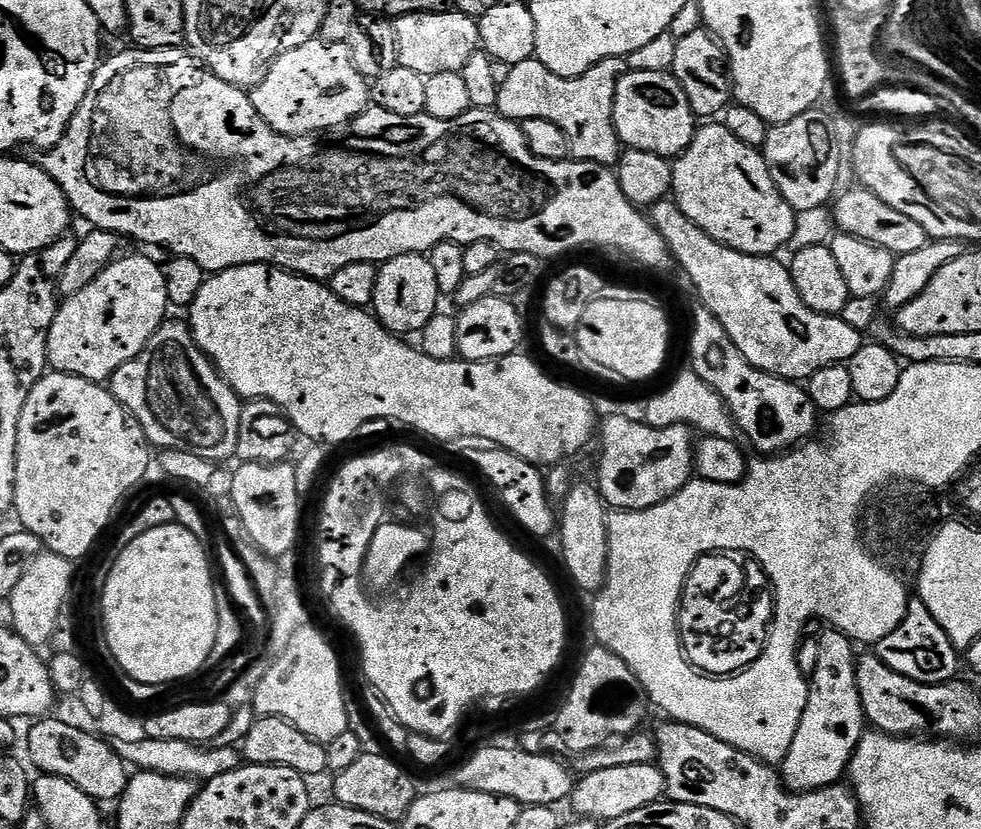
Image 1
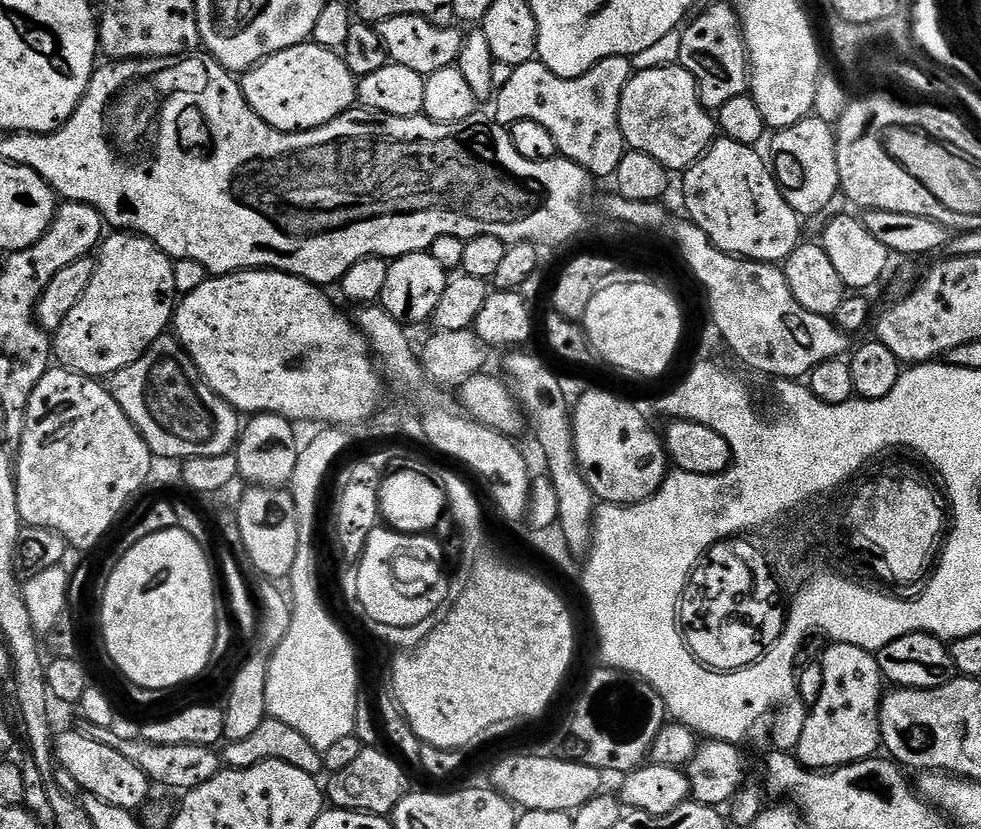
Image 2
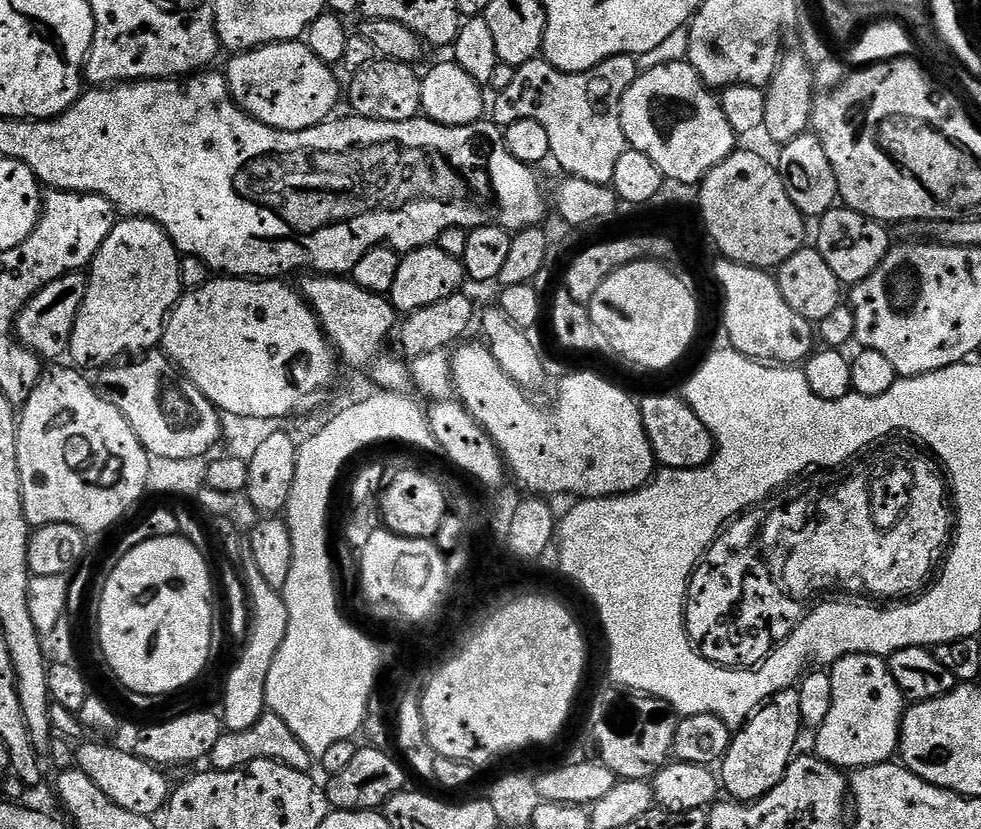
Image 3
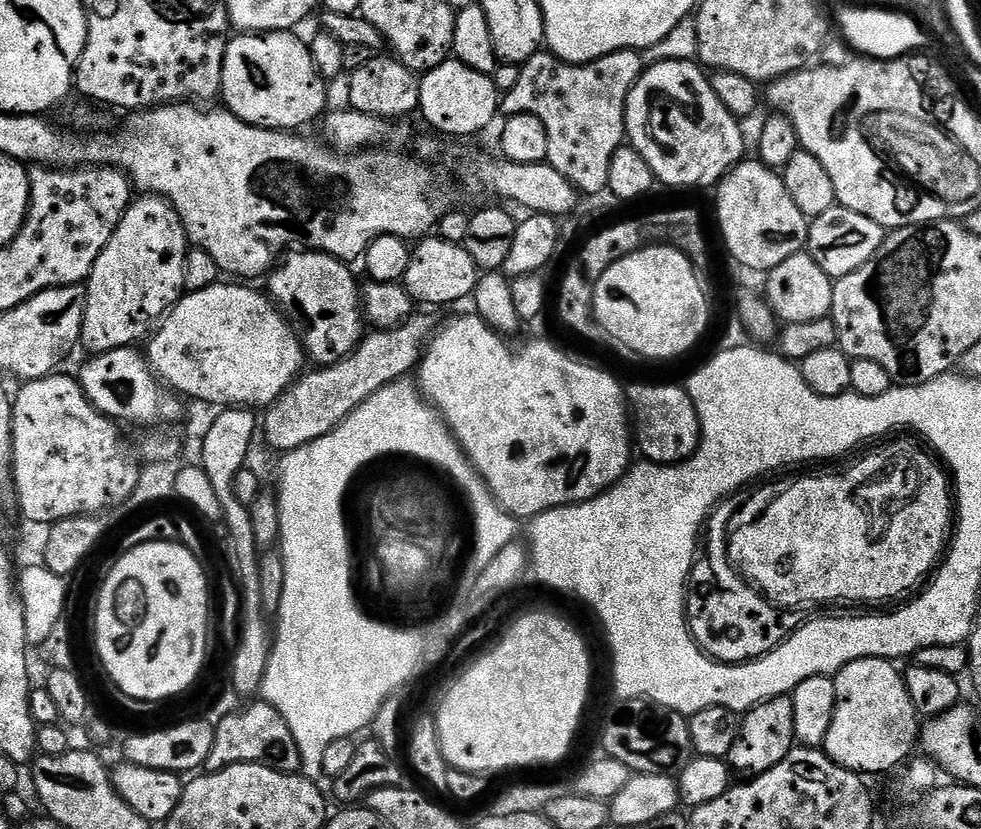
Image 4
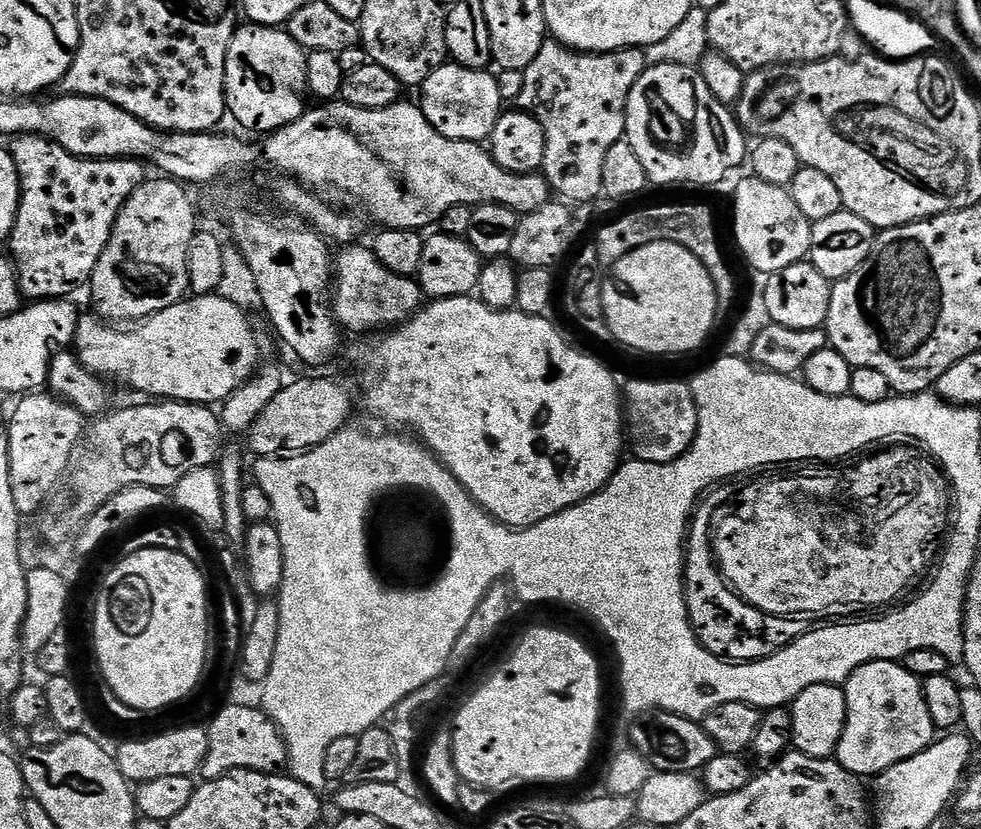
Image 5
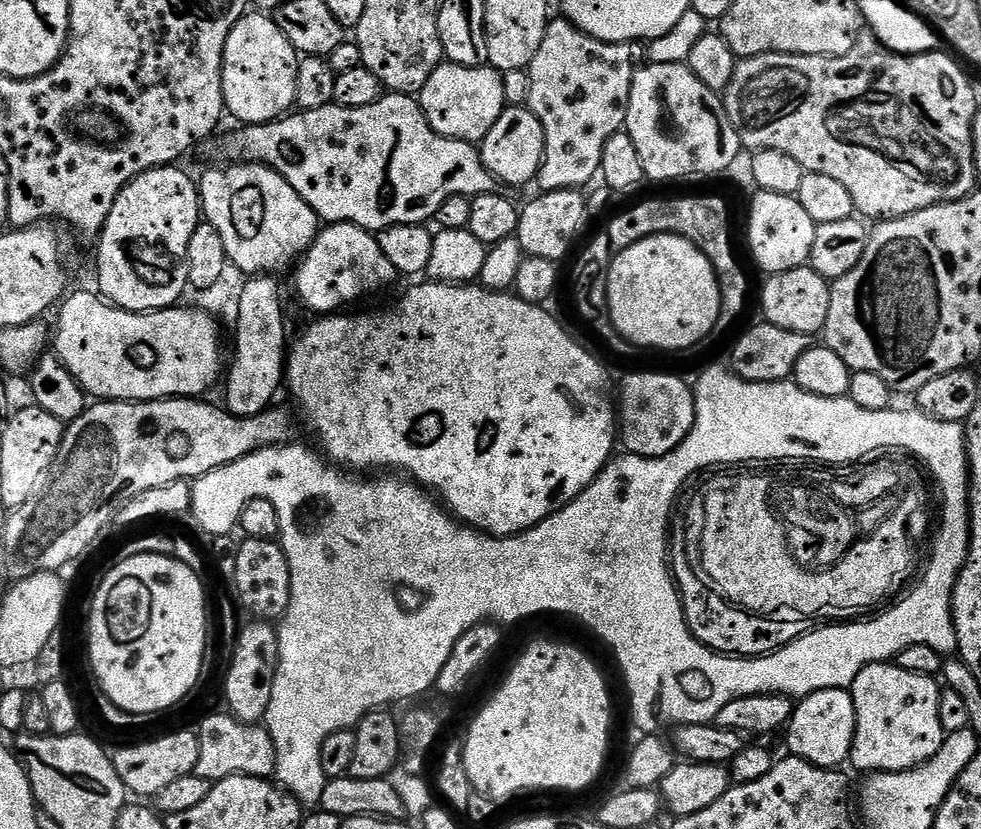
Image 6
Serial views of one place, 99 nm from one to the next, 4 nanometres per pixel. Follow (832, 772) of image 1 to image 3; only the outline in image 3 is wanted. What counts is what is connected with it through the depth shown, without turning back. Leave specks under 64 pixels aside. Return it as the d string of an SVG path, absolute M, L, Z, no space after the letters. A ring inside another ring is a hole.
M853 652L850 656L839 657L833 664L836 665L830 668L830 714L826 714L822 726L815 729L815 755L841 770L889 763L897 755L900 747L900 723L904 717L906 697L901 692L898 682L894 682L894 674L890 674L887 659L883 656L869 656L866 652Z

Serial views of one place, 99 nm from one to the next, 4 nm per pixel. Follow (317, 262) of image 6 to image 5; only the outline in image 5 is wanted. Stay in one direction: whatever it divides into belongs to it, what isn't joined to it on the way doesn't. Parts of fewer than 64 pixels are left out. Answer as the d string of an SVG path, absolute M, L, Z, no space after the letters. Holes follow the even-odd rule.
M351 244L343 247L337 253L334 260L334 277L332 281L332 293L330 306L337 323L345 330L352 332L378 332L388 330L409 320L419 311L424 300L419 283L413 277L398 276L392 271L386 270L378 258L375 258L371 247Z

